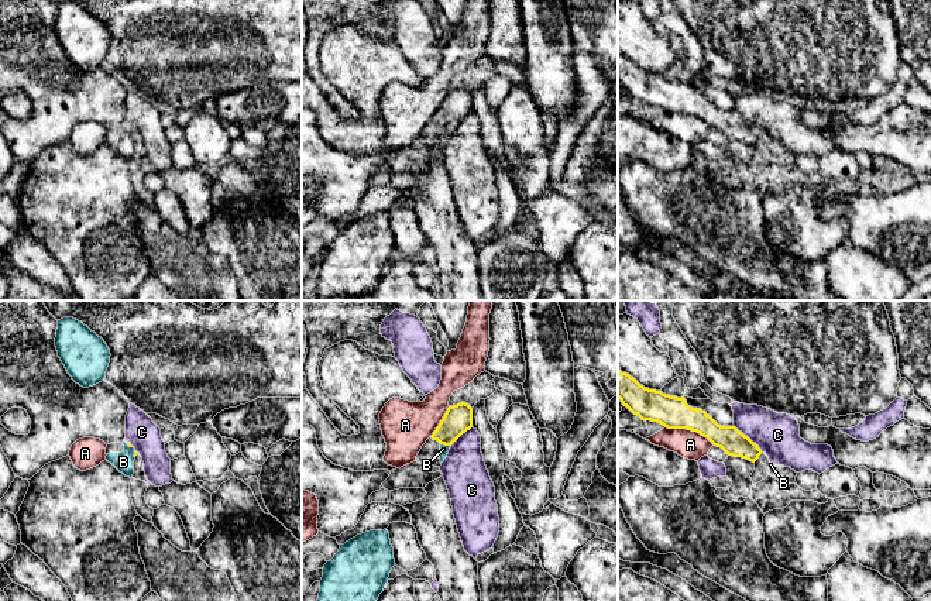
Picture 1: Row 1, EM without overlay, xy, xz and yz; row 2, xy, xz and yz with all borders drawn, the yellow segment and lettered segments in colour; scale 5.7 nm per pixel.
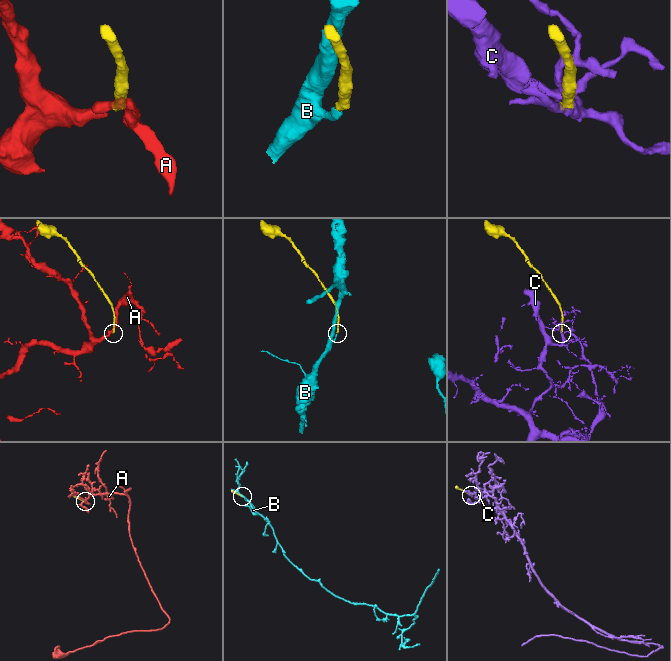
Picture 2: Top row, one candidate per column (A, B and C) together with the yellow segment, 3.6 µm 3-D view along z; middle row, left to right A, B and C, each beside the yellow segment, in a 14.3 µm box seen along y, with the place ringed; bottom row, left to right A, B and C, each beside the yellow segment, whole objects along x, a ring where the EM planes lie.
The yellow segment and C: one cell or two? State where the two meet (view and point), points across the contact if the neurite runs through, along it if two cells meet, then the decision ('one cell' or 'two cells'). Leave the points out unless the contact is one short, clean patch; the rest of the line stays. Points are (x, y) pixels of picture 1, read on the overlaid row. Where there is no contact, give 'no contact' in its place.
contact yz (748, 438); border yz (734, 425), (762, 452); two cells

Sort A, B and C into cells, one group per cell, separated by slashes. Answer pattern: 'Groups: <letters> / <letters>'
Groups: A / B / C

